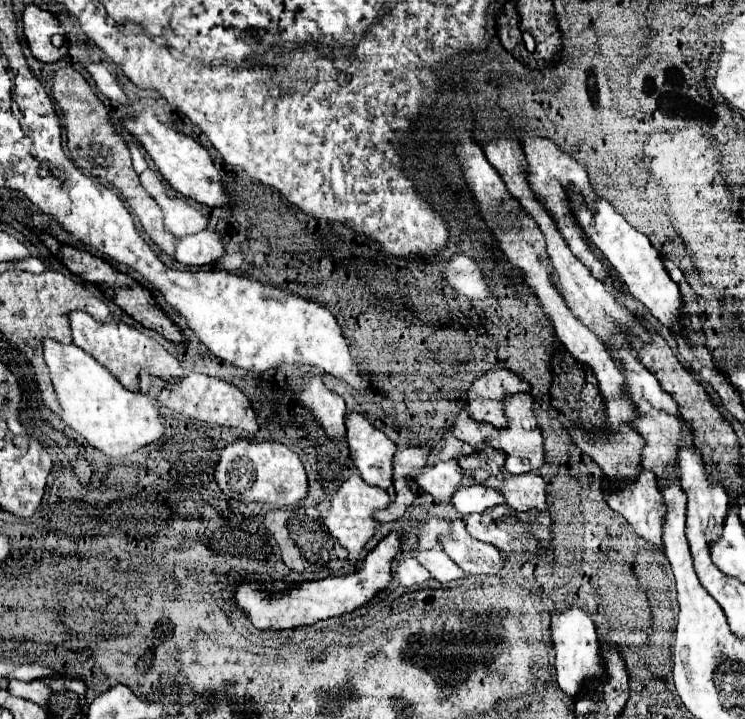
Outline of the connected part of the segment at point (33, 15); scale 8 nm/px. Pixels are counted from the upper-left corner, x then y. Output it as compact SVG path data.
M25 5L23 9L23 33L29 43L29 49L35 59L53 63L61 57L65 57L67 47L55 47L51 43L53 35L65 35L59 21L49 13L35 5Z

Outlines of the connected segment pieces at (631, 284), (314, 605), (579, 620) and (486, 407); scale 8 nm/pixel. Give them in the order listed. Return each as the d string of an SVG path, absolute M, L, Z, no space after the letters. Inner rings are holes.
M567 193L573 217L585 231L587 239L595 243L595 247L603 253L603 257L611 263L611 267L619 273L619 279L629 287L629 293L639 299L647 311L657 317L665 327L671 331L681 331L681 325L677 323L681 313L681 293L675 281L671 281L665 265L659 259L659 251L649 243L649 239L633 229L623 215L603 197L595 199L595 207L589 209L585 199L579 193Z
M399 533L387 535L365 559L357 573L345 577L325 577L319 581L303 581L283 597L267 597L257 585L241 585L235 593L237 605L249 615L257 629L291 629L299 625L311 625L319 619L337 617L349 613L367 603L377 591L385 589L391 581L391 561L399 549Z
M569 603L565 609L555 609L551 613L551 643L555 651L555 673L559 687L573 699L579 695L581 685L591 677L601 677L605 673L603 661L599 655L597 633L593 619L575 603Z
M493 367L491 371L485 371L481 377L477 377L471 383L461 403L469 411L471 419L487 421L493 427L501 429L507 427L501 399L507 393L521 393L529 389L531 387L525 381L521 381L517 375L513 375L509 369Z

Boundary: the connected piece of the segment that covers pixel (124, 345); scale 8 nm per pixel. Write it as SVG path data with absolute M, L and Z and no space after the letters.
M71 311L69 321L71 321L73 343L77 347L85 349L91 357L95 357L101 365L105 365L125 387L129 387L133 391L137 389L141 369L149 369L153 375L157 375L165 381L181 379L185 375L181 363L161 343L157 343L155 339L137 331L135 327L129 327L127 323L121 323L121 321L99 323L85 311Z

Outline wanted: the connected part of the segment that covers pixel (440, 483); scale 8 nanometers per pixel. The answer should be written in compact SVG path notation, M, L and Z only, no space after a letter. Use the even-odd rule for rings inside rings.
M451 459L451 461L437 461L435 467L421 469L421 479L415 479L415 481L417 481L417 485L425 493L429 493L429 495L433 495L433 497L449 503L451 501L451 493L457 487L463 487L463 485L479 485L487 477L489 477L489 473L483 471L483 469L467 471L465 473L459 467L459 463L455 459Z

